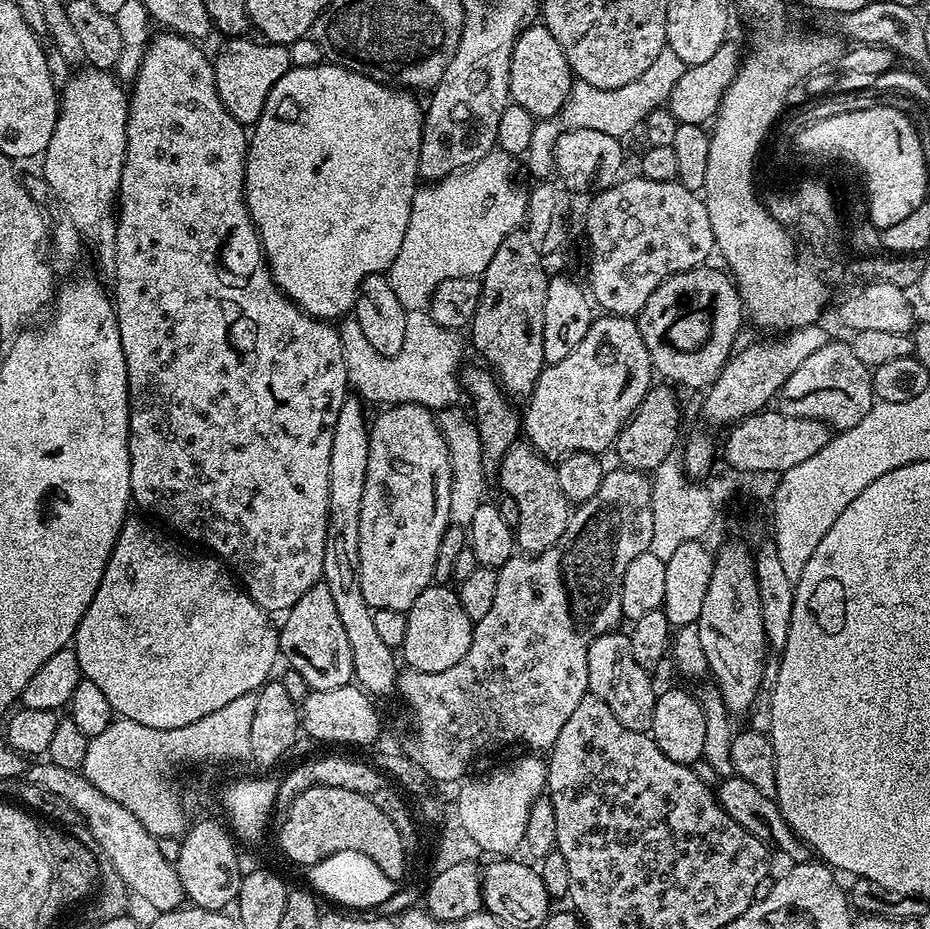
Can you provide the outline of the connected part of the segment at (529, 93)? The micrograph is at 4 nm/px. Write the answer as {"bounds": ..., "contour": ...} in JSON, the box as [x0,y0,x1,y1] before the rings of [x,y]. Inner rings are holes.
{"bounds":[508,23,573,121],"contour":[[[533,23],[516,39],[510,58],[508,95],[511,103],[530,110],[537,121],[550,120],[564,109],[573,83],[572,67],[566,62],[566,54],[562,54],[562,46],[554,42],[554,34],[550,34],[543,23]]]}

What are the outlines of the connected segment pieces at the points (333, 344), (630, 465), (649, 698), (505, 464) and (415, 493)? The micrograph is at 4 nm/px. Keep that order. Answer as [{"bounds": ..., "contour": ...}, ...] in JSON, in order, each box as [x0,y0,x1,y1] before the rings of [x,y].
[{"bounds":[114,30,349,614],"contour":[[[167,30],[160,32],[161,36],[153,35],[148,42],[148,48],[144,51],[144,57],[140,68],[136,72],[130,84],[130,99],[128,102],[128,145],[126,146],[126,158],[122,166],[122,178],[120,179],[120,191],[118,193],[118,211],[116,212],[116,292],[114,291],[114,303],[116,317],[118,318],[118,330],[122,338],[122,350],[126,354],[126,366],[128,367],[128,449],[130,450],[130,490],[132,491],[132,504],[135,507],[149,508],[156,516],[161,516],[174,531],[177,537],[185,536],[192,540],[200,536],[209,553],[215,554],[226,562],[227,567],[234,573],[248,597],[263,608],[269,614],[287,613],[289,608],[310,590],[310,586],[321,583],[324,575],[324,551],[326,550],[326,526],[328,525],[328,487],[330,486],[330,442],[334,438],[334,422],[338,422],[338,410],[342,410],[342,402],[349,395],[346,365],[342,358],[342,343],[339,342],[337,329],[327,320],[318,320],[301,308],[288,297],[278,285],[272,281],[272,271],[269,270],[264,259],[264,247],[260,245],[260,235],[248,212],[248,204],[244,201],[244,162],[248,158],[249,133],[245,125],[236,121],[223,105],[215,86],[215,70],[213,61],[200,49],[197,41],[189,40],[187,36],[179,36],[176,32]]]},{"bounds":[614,383,682,473],"contour":[[[653,383],[636,413],[616,435],[614,453],[624,463],[621,465],[625,469],[651,473],[671,451],[678,448],[682,432],[680,436],[680,400],[675,391],[677,389],[671,383]]]},{"bounds":[588,630,658,732],"contour":[[[613,630],[602,634],[590,646],[588,691],[610,706],[610,714],[614,714],[614,718],[618,718],[626,730],[648,732],[651,729],[658,688],[652,685],[648,676],[651,676],[649,669],[634,662],[634,653],[630,651],[630,642],[623,631]]]},{"bounds":[498,442,570,554],"contour":[[[517,442],[504,455],[498,469],[498,477],[503,495],[518,502],[518,522],[514,525],[514,535],[519,551],[524,554],[545,552],[562,534],[568,525],[570,502],[558,486],[556,464],[549,457],[540,455],[531,444]]]},{"bounds":[358,403,452,613],"contour":[[[397,403],[385,407],[384,412],[377,420],[370,424],[368,437],[370,438],[370,454],[366,462],[366,486],[362,490],[362,518],[360,519],[360,537],[358,538],[358,562],[360,563],[360,581],[362,582],[362,594],[366,602],[373,610],[398,610],[407,613],[408,608],[433,583],[434,562],[438,558],[438,542],[442,542],[442,534],[448,528],[452,519],[450,514],[450,486],[452,485],[451,456],[448,453],[447,443],[443,438],[443,432],[437,423],[437,417],[433,410],[426,405]]]}]

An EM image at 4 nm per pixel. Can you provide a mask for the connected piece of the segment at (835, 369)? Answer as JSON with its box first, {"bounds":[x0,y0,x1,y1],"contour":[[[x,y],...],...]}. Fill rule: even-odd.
{"bounds":[778,339,873,430],"contour":[[[836,339],[822,346],[822,350],[814,350],[814,354],[786,378],[778,393],[779,411],[798,418],[818,418],[833,430],[858,426],[873,403],[870,369],[854,354],[851,343],[844,341],[843,344]]]}

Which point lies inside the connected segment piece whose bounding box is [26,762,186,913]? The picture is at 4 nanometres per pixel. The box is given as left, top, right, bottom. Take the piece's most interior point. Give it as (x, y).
(134, 852)

